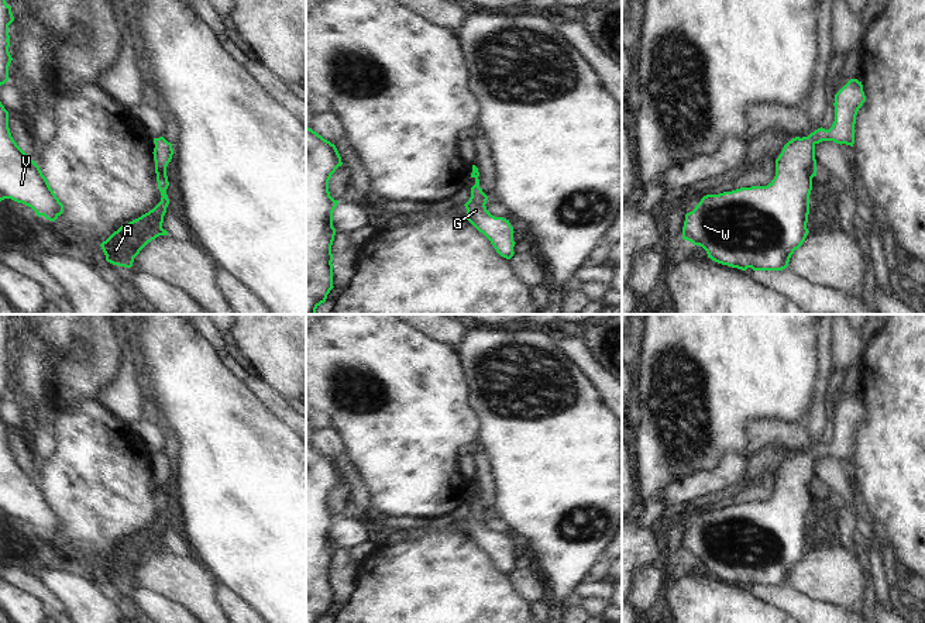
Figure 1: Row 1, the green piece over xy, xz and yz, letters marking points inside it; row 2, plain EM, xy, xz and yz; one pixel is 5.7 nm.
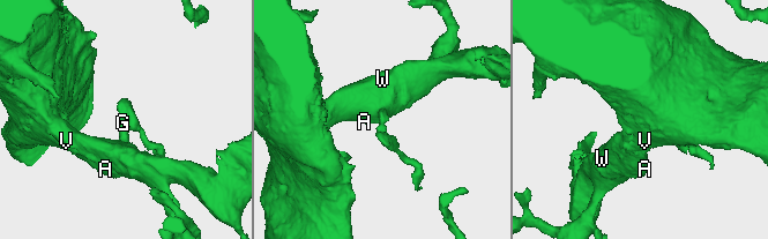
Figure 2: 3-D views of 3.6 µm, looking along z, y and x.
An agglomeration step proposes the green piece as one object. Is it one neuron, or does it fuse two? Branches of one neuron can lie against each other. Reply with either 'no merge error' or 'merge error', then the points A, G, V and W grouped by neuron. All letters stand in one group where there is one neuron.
no merge error; groups A G V W

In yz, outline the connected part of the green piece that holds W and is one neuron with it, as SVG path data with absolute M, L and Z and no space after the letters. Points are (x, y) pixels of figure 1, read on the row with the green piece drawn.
M850 79L835 94L835 121L829 130L818 128L808 137L788 141L776 159L776 176L767 186L740 187L719 195L706 195L685 214L682 240L702 247L712 261L746 271L783 271L808 235L809 195L816 176L815 145L822 141L854 144L854 124L866 101L863 85Z

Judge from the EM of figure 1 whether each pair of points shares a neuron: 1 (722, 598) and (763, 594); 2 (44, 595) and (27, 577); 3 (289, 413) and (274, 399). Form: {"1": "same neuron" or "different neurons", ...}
{"1": "different neurons", "2": "same neuron", "3": "same neuron"}

